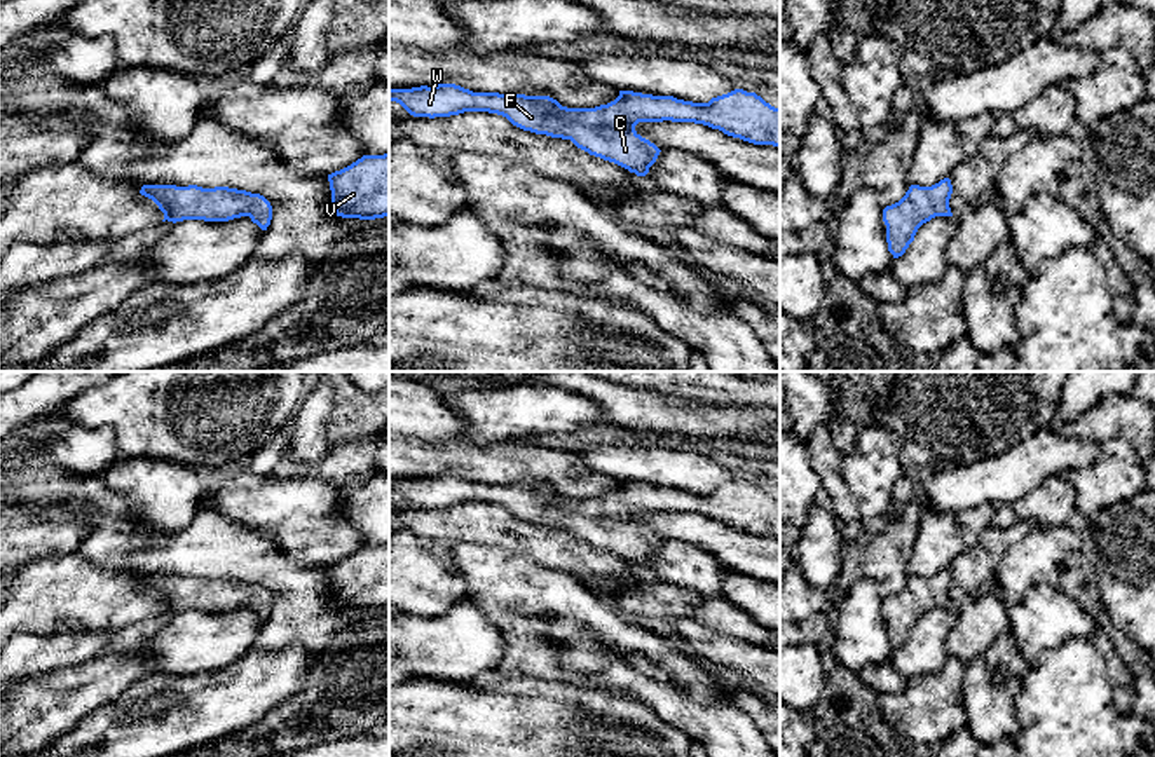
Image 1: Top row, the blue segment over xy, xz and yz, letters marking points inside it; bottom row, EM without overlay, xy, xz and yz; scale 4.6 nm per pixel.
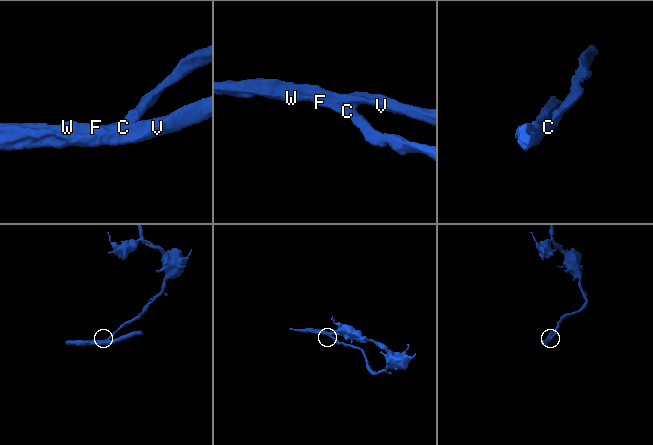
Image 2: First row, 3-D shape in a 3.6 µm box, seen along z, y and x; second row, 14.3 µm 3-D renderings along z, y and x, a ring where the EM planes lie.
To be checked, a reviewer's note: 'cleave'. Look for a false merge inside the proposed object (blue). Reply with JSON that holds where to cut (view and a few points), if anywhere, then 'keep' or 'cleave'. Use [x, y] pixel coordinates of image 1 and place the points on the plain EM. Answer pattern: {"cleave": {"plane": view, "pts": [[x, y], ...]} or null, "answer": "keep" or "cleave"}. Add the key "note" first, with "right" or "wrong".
{"note": "wrong", "cleave": null, "answer": "keep"}

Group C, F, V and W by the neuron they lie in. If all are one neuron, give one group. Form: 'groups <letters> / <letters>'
groups C F V W

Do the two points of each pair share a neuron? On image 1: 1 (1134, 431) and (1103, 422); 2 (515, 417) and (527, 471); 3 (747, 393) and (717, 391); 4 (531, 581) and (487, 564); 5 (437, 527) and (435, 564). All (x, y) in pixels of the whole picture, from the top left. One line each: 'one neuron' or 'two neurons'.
1: one neuron
2: two neurons
3: one neuron
4: one neuron
5: two neurons

